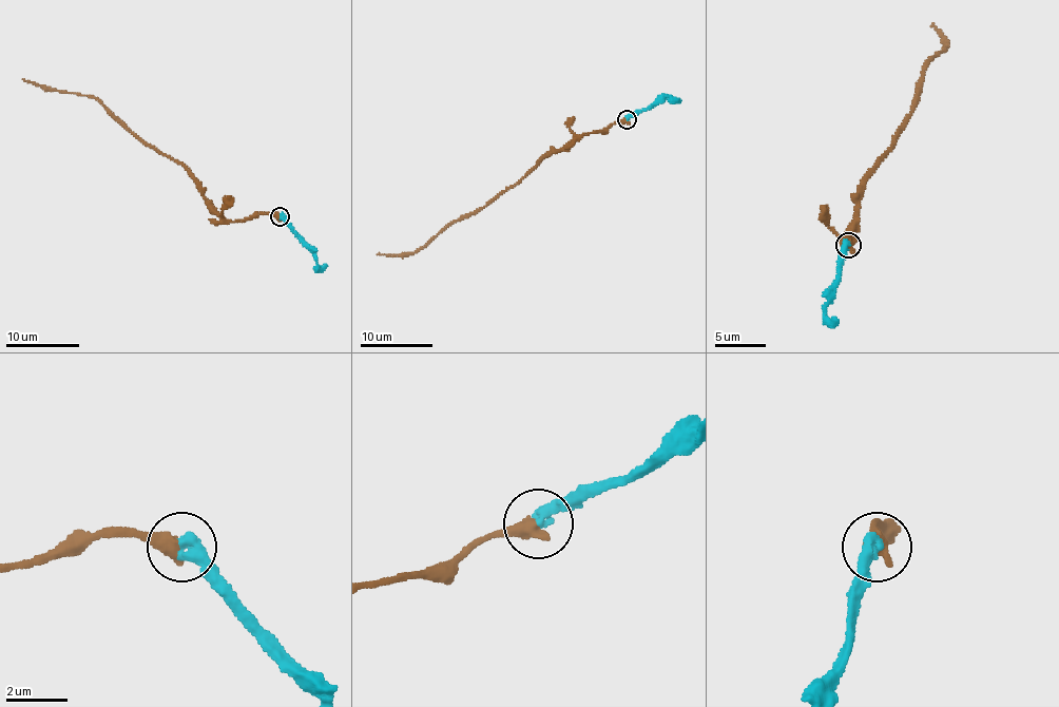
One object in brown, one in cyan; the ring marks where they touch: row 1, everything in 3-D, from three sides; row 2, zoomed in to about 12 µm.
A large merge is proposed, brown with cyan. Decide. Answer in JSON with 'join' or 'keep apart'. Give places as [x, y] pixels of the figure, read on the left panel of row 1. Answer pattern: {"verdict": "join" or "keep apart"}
{"verdict": "join"}

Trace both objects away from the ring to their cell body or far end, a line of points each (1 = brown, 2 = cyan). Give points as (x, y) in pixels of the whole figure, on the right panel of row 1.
1: (848, 245), (847, 239), (842, 244), (861, 191), (912, 109), (927, 60), (946, 43), (932, 23)
2: (848, 245), (826, 313), (831, 322), (836, 321)

